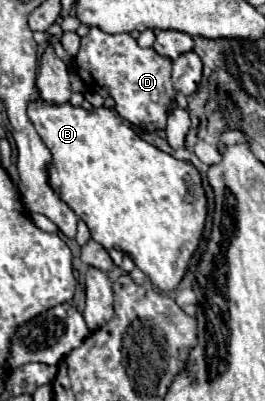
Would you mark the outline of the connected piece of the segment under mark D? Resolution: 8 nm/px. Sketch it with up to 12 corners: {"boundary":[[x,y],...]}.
{"boundary":[[90,28],[74,56],[88,90],[144,132],[166,128],[172,62]]}

